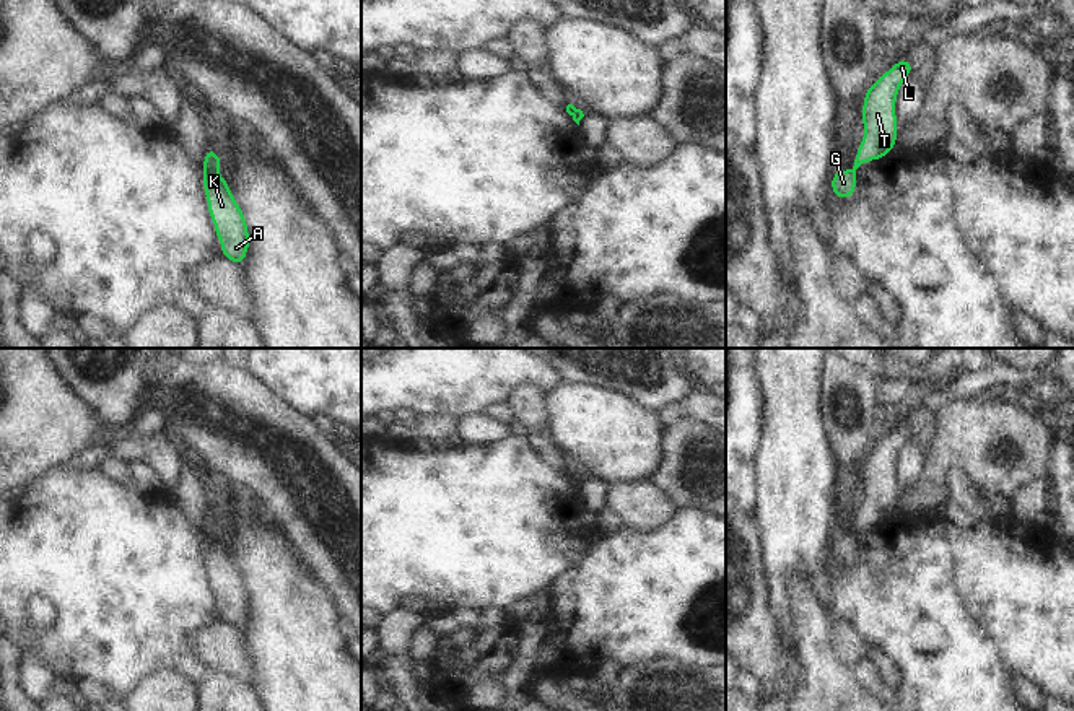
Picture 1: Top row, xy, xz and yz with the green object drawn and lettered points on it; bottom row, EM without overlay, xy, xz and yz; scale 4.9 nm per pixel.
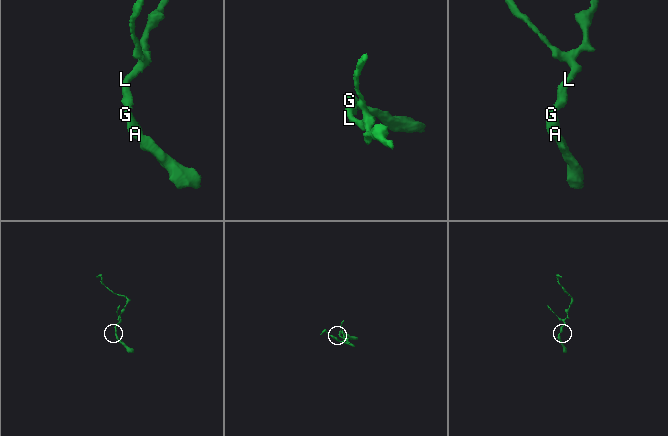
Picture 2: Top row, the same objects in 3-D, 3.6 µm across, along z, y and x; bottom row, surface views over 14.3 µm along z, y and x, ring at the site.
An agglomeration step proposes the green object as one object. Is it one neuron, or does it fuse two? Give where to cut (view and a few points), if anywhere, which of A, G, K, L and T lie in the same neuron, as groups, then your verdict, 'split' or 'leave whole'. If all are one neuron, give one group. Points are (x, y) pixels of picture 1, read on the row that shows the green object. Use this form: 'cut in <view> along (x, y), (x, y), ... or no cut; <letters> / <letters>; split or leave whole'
cut in xy along (204, 168), (215, 174); A G K / L T; split

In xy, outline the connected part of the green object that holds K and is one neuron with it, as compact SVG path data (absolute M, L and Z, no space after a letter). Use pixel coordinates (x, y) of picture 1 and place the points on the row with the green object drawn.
M203 169L203 190L208 200L208 215L215 223L215 234L221 242L221 254L242 265L249 249L247 223L228 182L223 176Z

